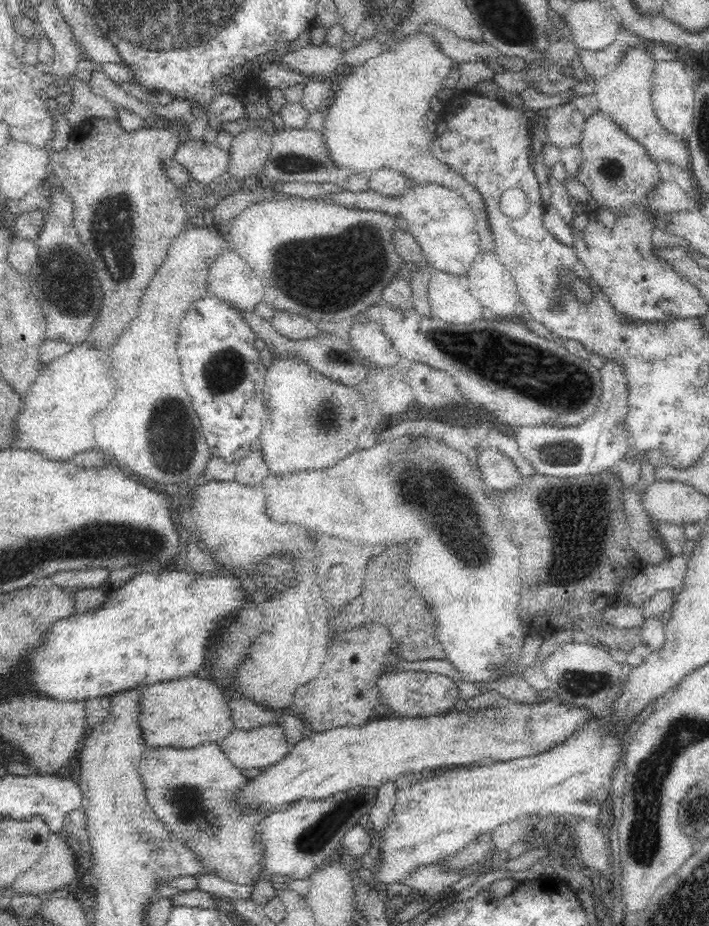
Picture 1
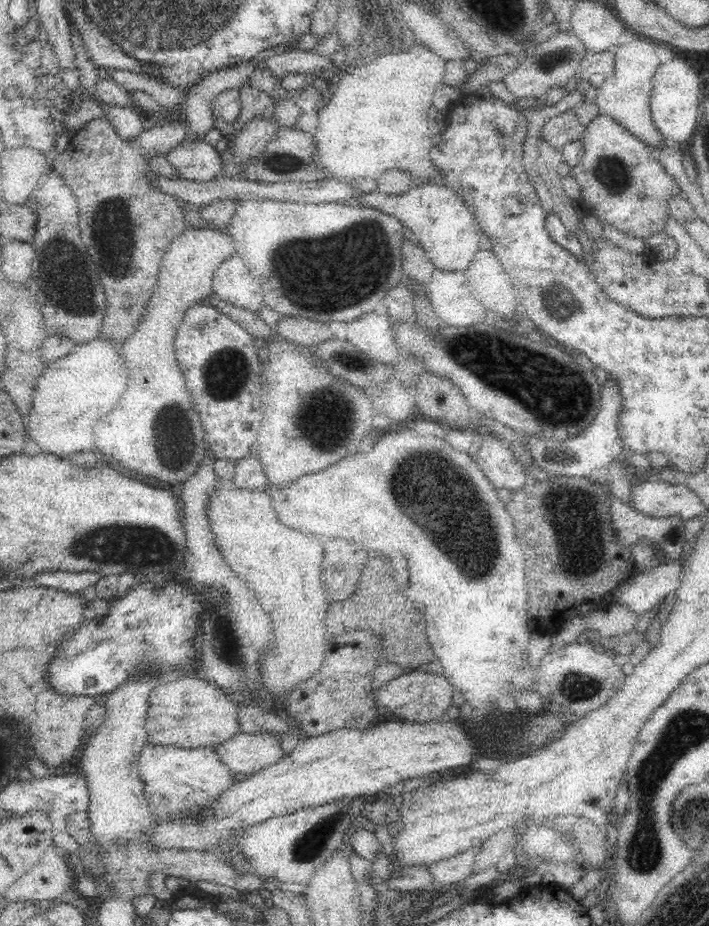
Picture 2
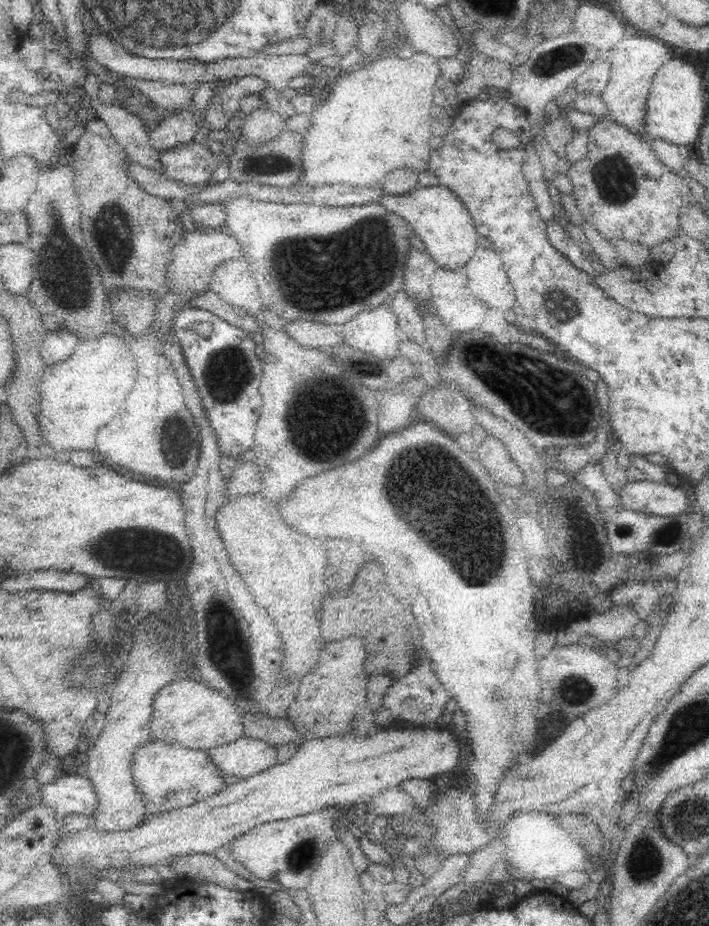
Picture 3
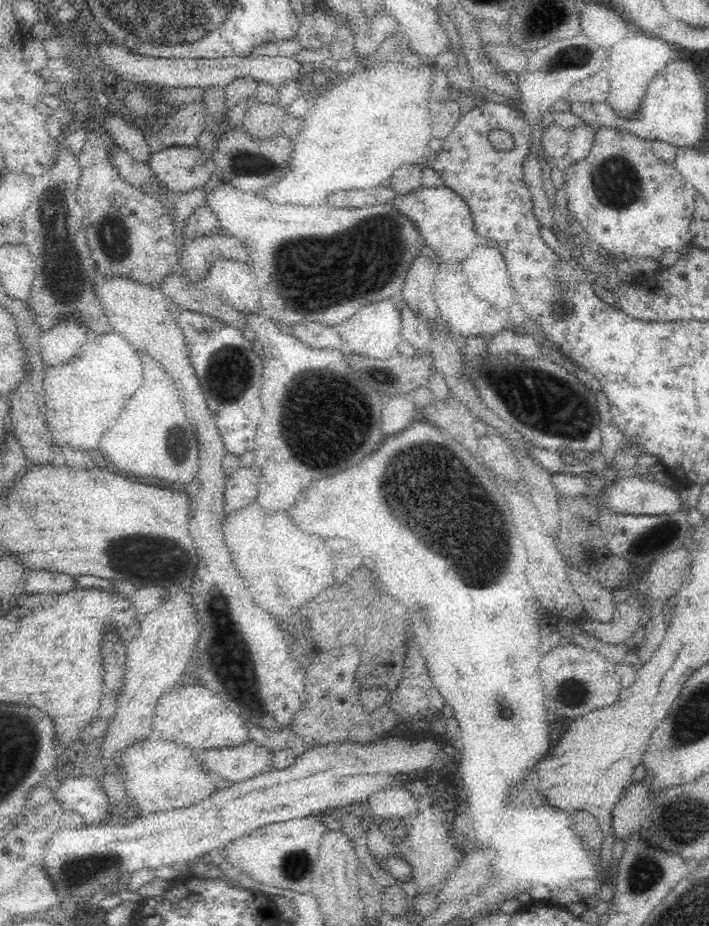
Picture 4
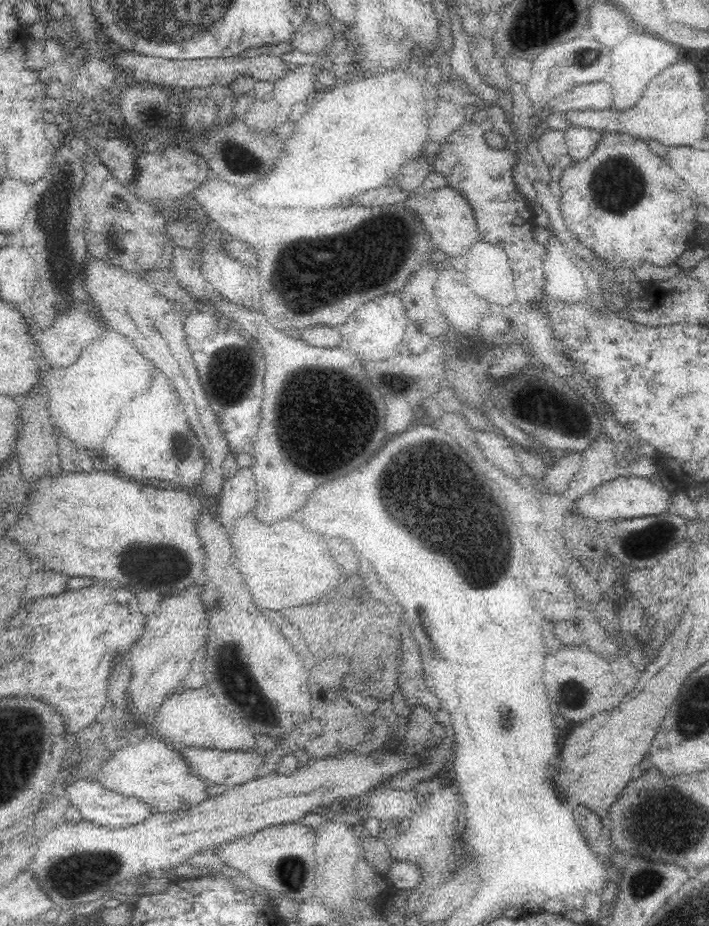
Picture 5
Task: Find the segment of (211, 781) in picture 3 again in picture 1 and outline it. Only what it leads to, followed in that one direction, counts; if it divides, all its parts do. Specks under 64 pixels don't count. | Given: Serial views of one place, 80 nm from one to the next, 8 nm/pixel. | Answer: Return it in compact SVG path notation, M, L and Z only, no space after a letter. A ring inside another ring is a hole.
M206 743L195 746L191 749L181 749L178 747L146 747L141 756L141 761L139 762L139 773L143 782L143 787L146 793L147 803L155 815L163 822L164 826L170 830L170 832L175 833L181 841L191 850L193 850L199 859L203 862L203 865L209 872L215 872L224 880L228 882L233 882L234 884L250 884L262 870L260 870L260 862L262 862L262 851L260 851L260 845L256 843L254 839L254 832L256 832L256 826L260 824L260 820L264 818L264 815L260 813L246 813L244 809L240 809L241 806L236 803L236 794L238 790L246 784L247 779L242 775L240 769L237 769L224 755L224 751L221 749L221 745L216 743Z

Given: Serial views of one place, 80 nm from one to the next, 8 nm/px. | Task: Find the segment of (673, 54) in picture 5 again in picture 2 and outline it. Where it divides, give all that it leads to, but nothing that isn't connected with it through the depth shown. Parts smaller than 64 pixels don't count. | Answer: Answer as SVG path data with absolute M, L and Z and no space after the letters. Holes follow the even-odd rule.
M640 37L626 38L626 42L622 46L616 45L612 74L597 88L597 106L601 115L610 116L616 123L620 123L640 142L650 146L654 158L658 158L660 144L664 140L652 123L652 114L649 108L652 76L660 66L658 54L656 54L658 46L652 40L634 40L634 38Z

